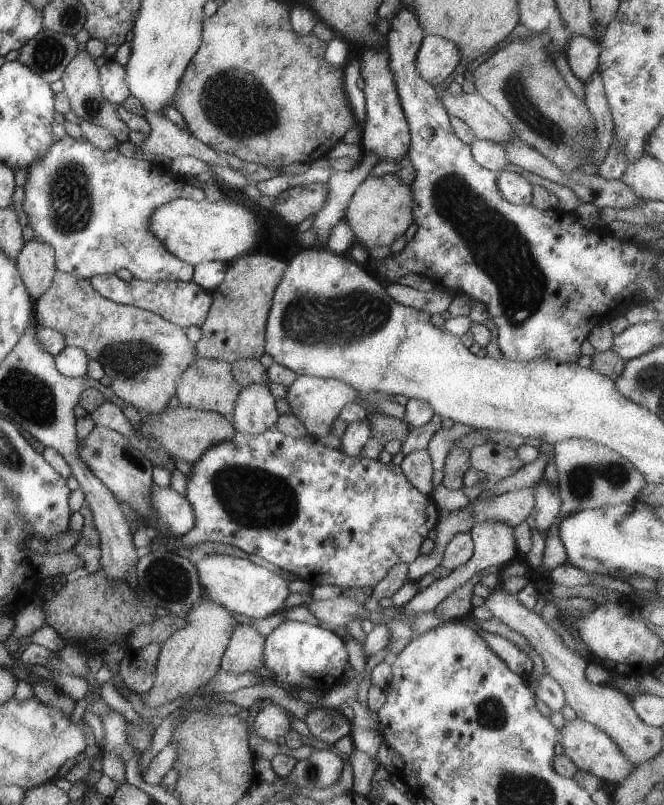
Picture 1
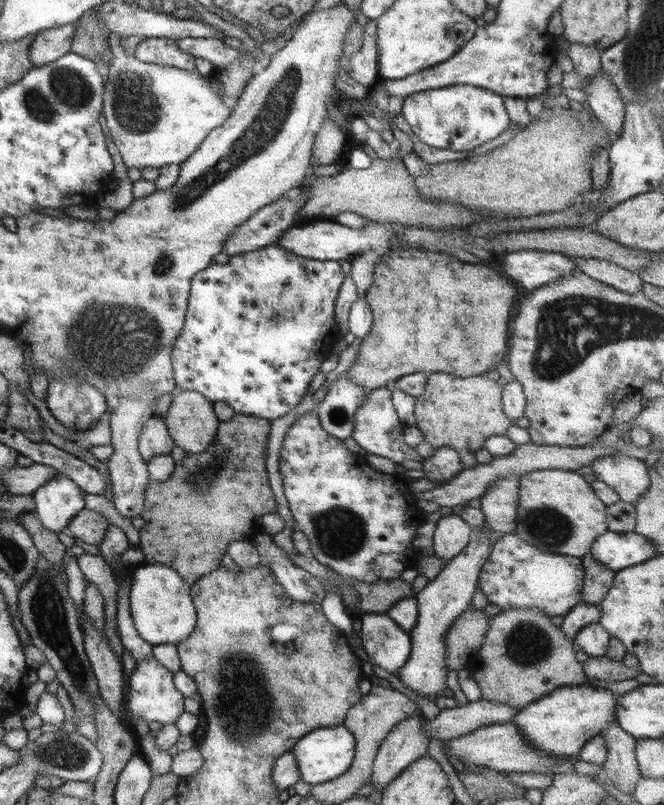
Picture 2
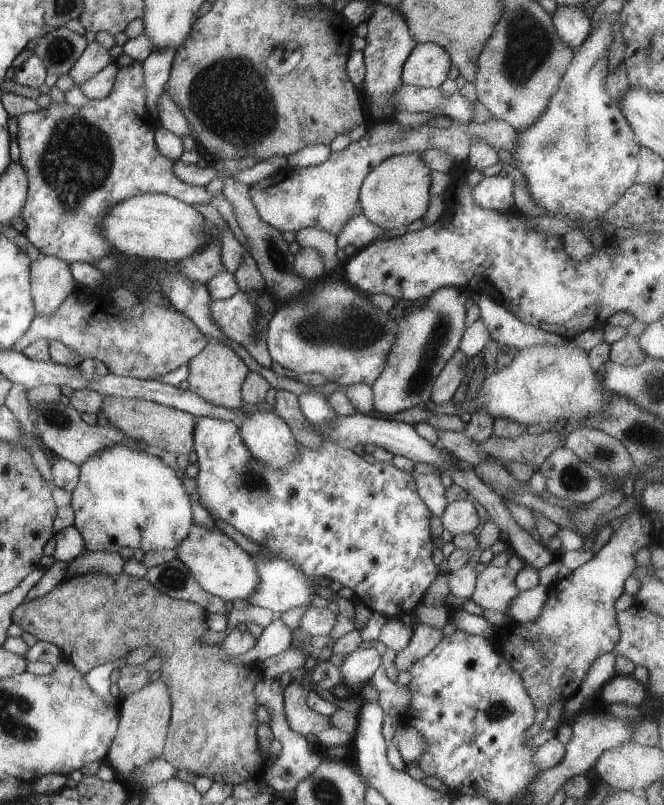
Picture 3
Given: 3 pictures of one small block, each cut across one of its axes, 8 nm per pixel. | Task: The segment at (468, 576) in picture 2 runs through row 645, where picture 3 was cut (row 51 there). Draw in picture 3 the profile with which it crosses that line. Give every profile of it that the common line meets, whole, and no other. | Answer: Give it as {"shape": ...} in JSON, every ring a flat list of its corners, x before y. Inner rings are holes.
{"shape":[[416,44,402,68,405,85,439,88,452,68,448,53,439,44]]}

